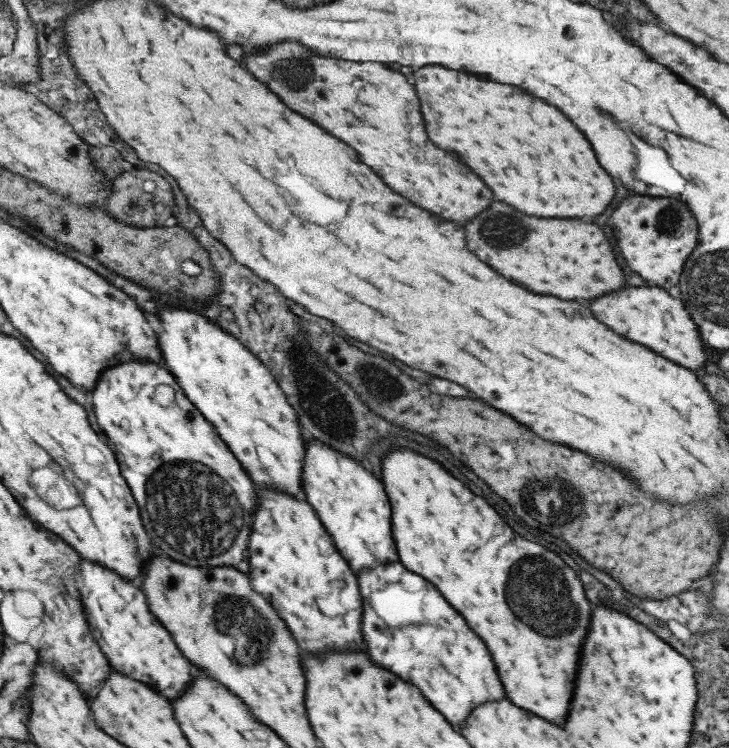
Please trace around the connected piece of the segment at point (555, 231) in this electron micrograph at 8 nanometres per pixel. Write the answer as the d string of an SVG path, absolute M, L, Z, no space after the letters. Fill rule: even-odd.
M497 202L481 212L477 220L471 220L465 230L469 248L473 248L481 260L489 260L497 272L509 276L515 284L525 284L532 292L563 300L593 300L625 286L625 274L613 246L597 224L527 216L509 204ZM525 258L527 262L521 262Z

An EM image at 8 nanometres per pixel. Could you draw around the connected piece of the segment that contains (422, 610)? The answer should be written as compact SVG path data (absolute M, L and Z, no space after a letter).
M400 560L379 563L376 568L359 573L359 580L364 597L363 628L365 640L369 640L369 654L373 660L397 672L403 680L417 684L451 724L457 724L459 728L463 720L467 720L467 716L473 712L473 706L477 708L483 702L505 699L504 682L501 682L500 674L497 674L500 670L497 670L485 642L467 626L465 618L443 598L443 594L437 588L431 588L429 580L408 570Z

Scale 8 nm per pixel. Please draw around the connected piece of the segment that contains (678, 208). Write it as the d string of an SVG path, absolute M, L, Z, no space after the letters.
M629 196L625 198L619 208L611 216L611 224L615 226L615 235L618 238L619 250L625 256L629 267L641 276L644 280L652 281L661 288L671 288L677 284L681 266L687 262L685 258L691 255L697 246L697 226L693 224L691 212L685 208L685 204L673 200L673 198L650 197L650 196Z

